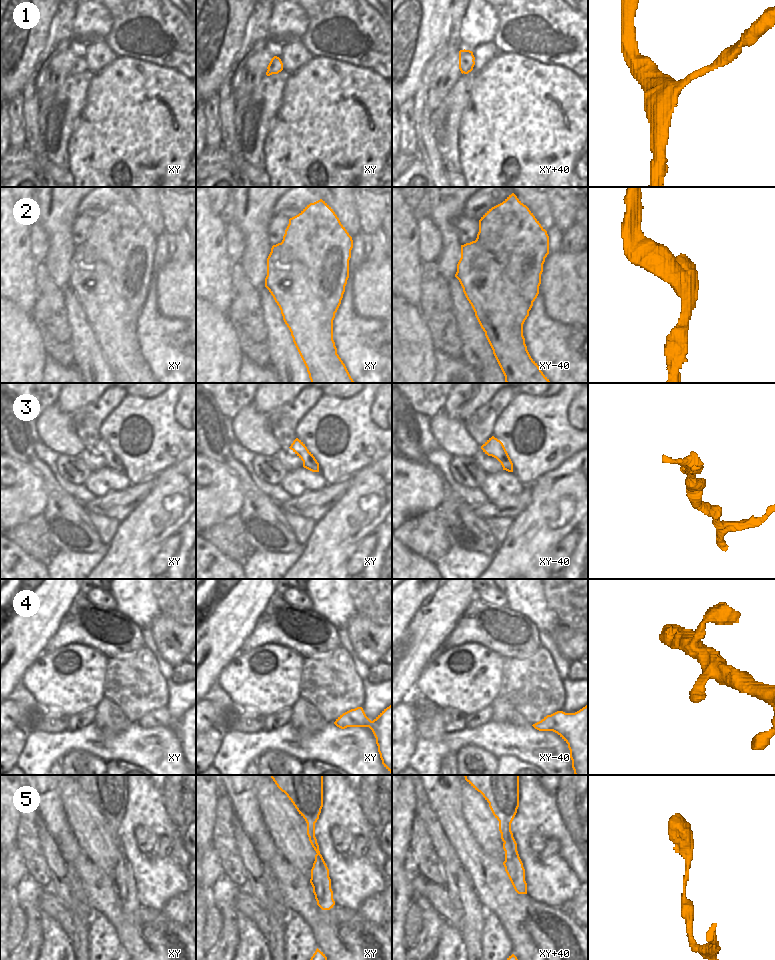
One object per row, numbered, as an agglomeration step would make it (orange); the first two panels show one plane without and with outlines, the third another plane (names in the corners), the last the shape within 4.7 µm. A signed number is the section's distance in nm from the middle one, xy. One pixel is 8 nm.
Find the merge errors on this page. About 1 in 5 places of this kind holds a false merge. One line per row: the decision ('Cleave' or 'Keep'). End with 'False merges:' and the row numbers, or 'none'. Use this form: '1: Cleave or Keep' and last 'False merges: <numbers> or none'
1: Keep
2: Cleave
3: Keep
4: Keep
5: Keep
False merges: 2

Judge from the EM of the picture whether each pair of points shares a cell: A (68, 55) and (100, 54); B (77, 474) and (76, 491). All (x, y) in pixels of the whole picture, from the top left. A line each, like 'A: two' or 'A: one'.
A: two
B: two

